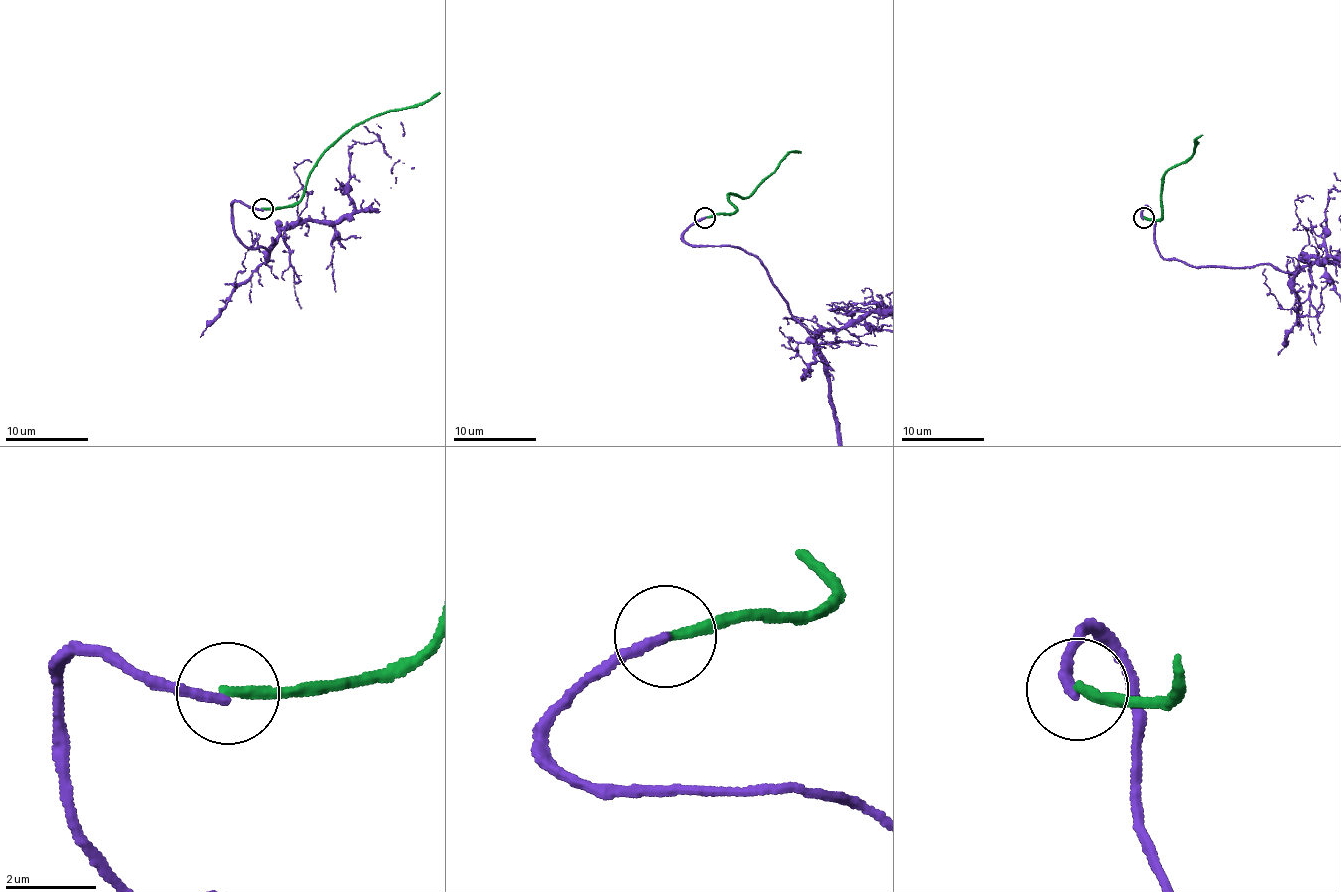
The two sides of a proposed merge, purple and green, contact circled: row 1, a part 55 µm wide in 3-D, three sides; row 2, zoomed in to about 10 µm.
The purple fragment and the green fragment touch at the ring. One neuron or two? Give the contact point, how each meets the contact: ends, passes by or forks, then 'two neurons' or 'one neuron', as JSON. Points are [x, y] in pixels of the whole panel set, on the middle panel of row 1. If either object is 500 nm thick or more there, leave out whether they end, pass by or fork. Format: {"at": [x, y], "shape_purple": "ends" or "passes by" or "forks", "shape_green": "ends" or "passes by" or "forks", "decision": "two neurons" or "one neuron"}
{"at": [705, 217], "shape_purple": "ends", "shape_green": "ends", "decision": "two neurons"}

